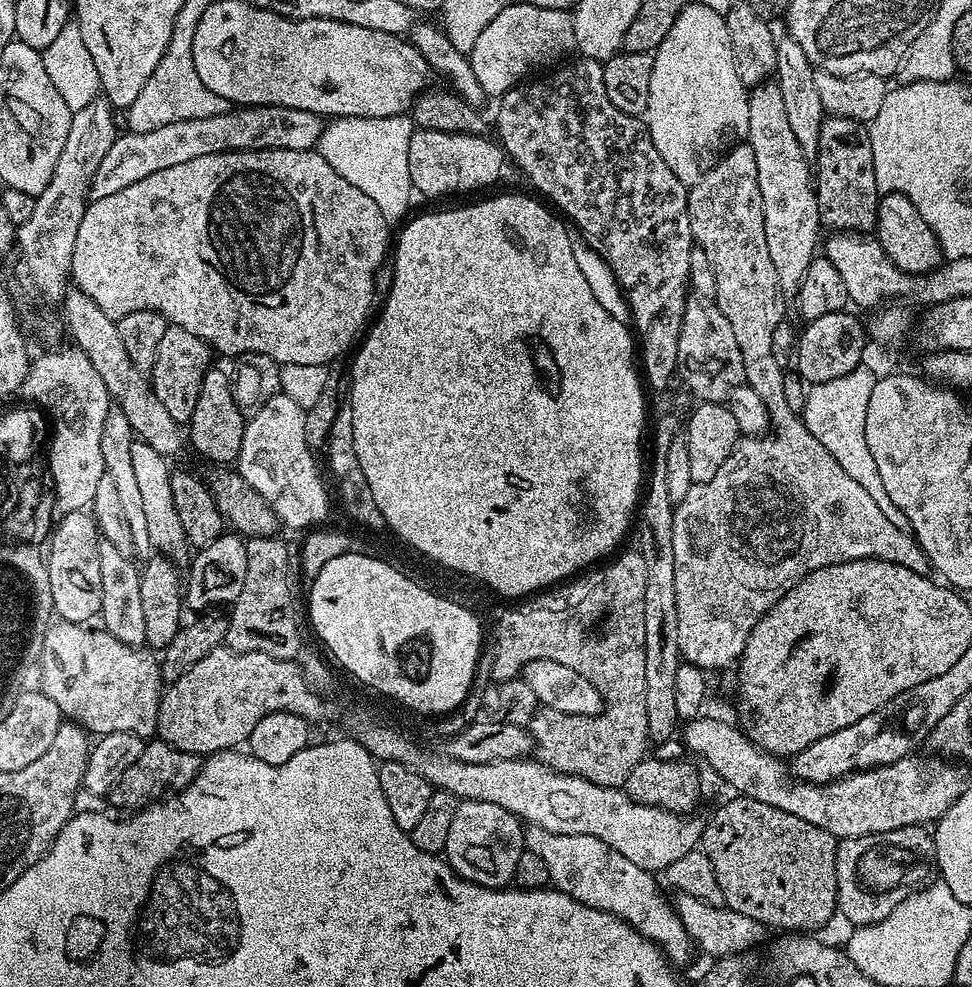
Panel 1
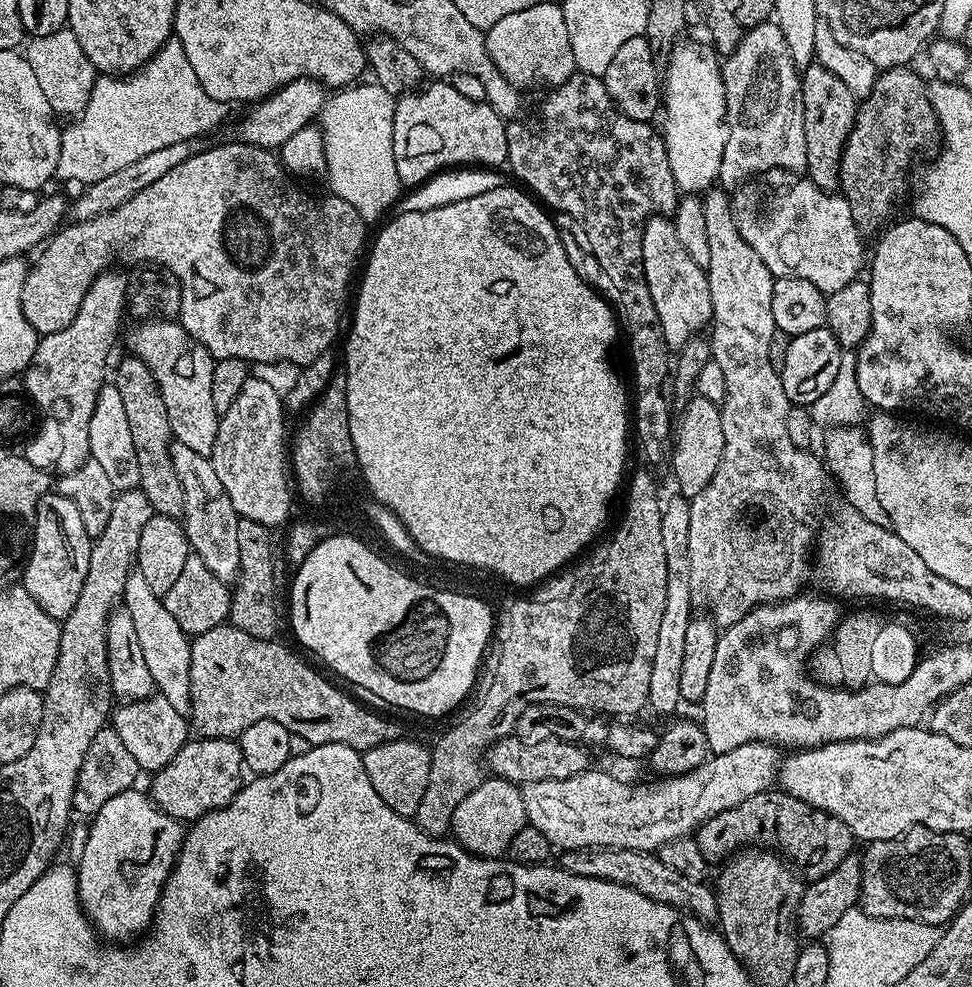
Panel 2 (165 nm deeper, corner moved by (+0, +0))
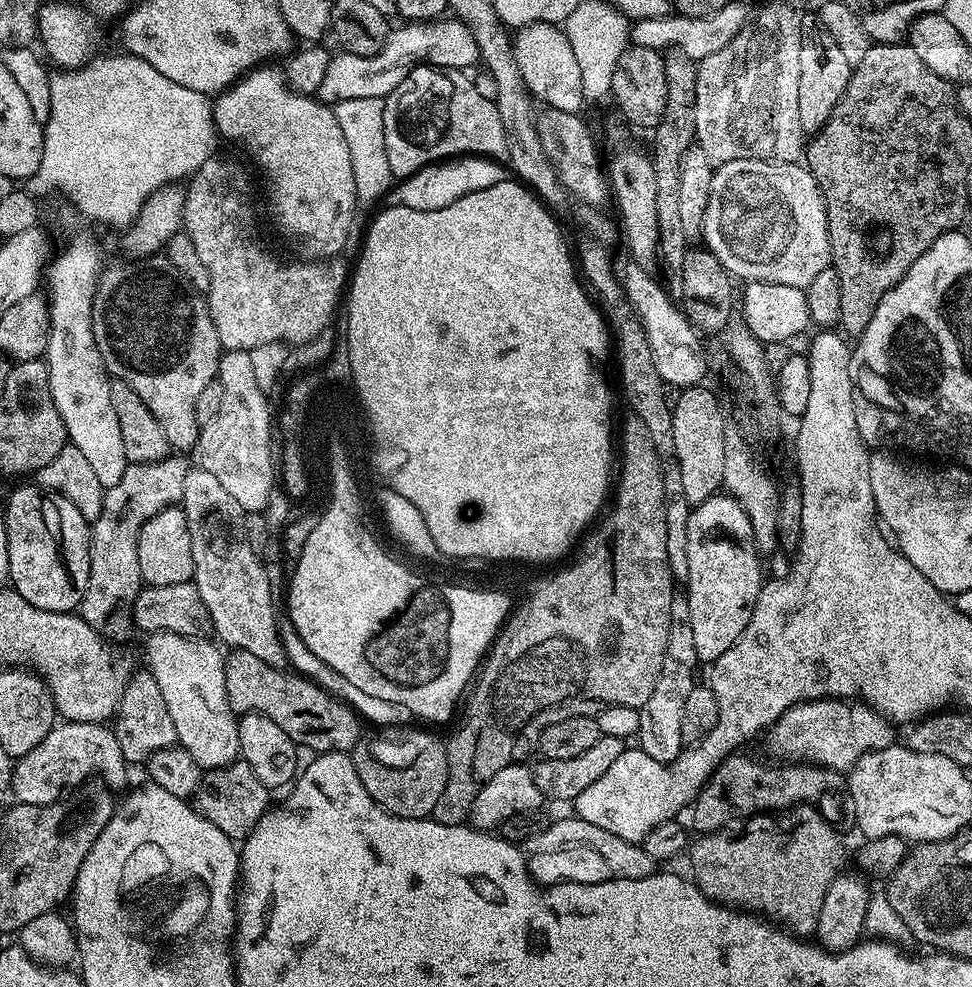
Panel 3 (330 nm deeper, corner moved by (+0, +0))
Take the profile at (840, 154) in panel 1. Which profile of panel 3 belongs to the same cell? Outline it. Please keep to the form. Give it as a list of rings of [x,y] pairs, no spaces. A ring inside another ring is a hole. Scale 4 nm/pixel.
[[[805,11],[800,16],[800,49],[798,50],[798,122],[806,134],[815,134],[830,118],[852,77],[853,64],[830,38],[819,11]]]

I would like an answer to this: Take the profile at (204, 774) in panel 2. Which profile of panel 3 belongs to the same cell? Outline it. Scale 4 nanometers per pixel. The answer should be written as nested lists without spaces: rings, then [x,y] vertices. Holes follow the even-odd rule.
[[[237,759],[236,763],[228,764],[225,768],[214,768],[203,773],[200,789],[194,797],[194,807],[200,815],[205,816],[222,834],[226,834],[233,842],[243,841],[254,826],[264,816],[270,807],[270,790],[250,770],[247,762]]]

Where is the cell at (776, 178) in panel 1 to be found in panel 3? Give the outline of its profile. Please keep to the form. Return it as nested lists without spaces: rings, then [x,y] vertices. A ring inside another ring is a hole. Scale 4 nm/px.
[[[779,2],[773,8],[764,8],[760,13],[755,13],[754,18],[738,34],[727,42],[722,50],[717,50],[706,59],[699,61],[696,66],[696,93],[694,94],[694,126],[696,127],[695,143],[704,151],[706,158],[710,158],[713,166],[726,162],[734,162],[738,158],[751,160],[775,160],[777,162],[796,162],[805,155],[806,133],[798,122],[798,50],[800,49],[800,16],[798,12],[788,7],[784,2]]]

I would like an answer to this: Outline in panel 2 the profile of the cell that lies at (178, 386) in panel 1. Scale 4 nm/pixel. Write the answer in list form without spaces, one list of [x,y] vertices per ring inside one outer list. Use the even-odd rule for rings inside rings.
[[[125,355],[125,360],[116,364],[114,383],[122,394],[122,407],[126,410],[126,422],[130,422],[130,434],[134,438],[134,454],[138,458],[139,491],[146,494],[153,513],[161,516],[183,517],[184,495],[182,482],[174,474],[174,462],[170,458],[172,431],[166,418],[166,406],[160,397],[158,386],[147,366],[136,356]]]

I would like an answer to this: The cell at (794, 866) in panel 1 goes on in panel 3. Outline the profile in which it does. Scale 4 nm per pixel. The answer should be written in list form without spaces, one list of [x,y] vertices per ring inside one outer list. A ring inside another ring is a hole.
[[[744,754],[727,756],[712,771],[704,789],[696,795],[690,813],[697,833],[716,832],[719,828],[729,827],[749,816],[776,814],[797,806],[818,809],[833,826],[840,826],[843,820],[853,819],[854,798],[851,797],[845,773],[807,762],[763,764],[760,760],[740,755]]]

